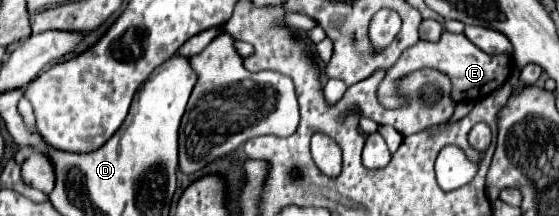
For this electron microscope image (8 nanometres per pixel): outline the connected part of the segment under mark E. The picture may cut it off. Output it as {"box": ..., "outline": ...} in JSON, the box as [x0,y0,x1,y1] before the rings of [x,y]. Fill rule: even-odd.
{"box":[378,30,512,108],"outline":[[[448,30],[442,32],[438,42],[426,42],[426,40],[418,40],[414,46],[406,48],[402,52],[402,56],[398,58],[398,62],[386,70],[384,80],[380,82],[378,88],[378,100],[384,108],[400,108],[400,98],[396,96],[396,88],[394,82],[398,78],[402,78],[406,72],[412,70],[420,70],[420,68],[436,68],[442,70],[450,76],[452,80],[452,96],[454,100],[462,102],[462,100],[478,100],[490,92],[494,92],[498,86],[502,86],[506,82],[506,78],[512,72],[512,62],[508,56],[490,56],[486,52],[482,52],[480,48],[476,48],[464,34],[452,34]]]}

